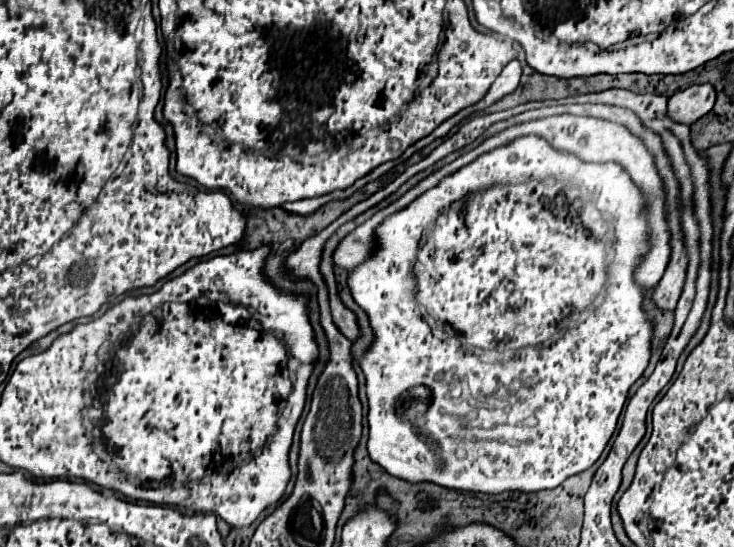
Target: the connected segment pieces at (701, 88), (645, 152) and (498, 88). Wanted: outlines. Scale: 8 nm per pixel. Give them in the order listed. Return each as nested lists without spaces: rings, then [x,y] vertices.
[[[694,84],[668,100],[668,116],[682,124],[694,124],[714,108],[716,90],[708,84]]]
[[[560,114],[560,116],[548,116],[548,118],[540,118],[540,120],[530,120],[530,122],[524,122],[524,124],[516,124],[516,126],[510,126],[490,138],[486,138],[480,146],[472,148],[470,152],[462,154],[460,158],[456,158],[454,162],[438,168],[436,172],[432,172],[430,176],[426,176],[424,180],[420,180],[416,186],[418,190],[428,190],[432,188],[434,184],[438,184],[444,176],[448,176],[450,172],[456,172],[460,166],[466,166],[468,162],[476,160],[480,154],[484,152],[490,152],[502,144],[508,144],[512,142],[514,138],[518,136],[526,136],[526,134],[536,134],[536,136],[542,136],[546,138],[554,148],[558,150],[568,150],[568,152],[574,152],[578,154],[582,160],[586,162],[618,162],[626,168],[626,172],[632,176],[632,180],[640,186],[640,190],[644,192],[644,198],[646,198],[646,208],[648,208],[648,224],[650,224],[650,244],[652,244],[652,250],[644,256],[644,262],[636,268],[636,280],[640,284],[644,284],[646,288],[654,288],[654,284],[660,282],[666,266],[668,266],[668,260],[670,260],[670,228],[668,228],[668,222],[666,222],[666,190],[664,190],[664,180],[662,176],[658,174],[658,168],[656,168],[656,162],[654,162],[654,156],[652,152],[646,148],[646,144],[634,136],[626,126],[622,124],[616,124],[616,122],[608,122],[608,120],[600,120],[600,118],[590,118],[590,116],[574,116],[574,114]]]
[[[510,60],[510,62],[504,66],[504,70],[500,72],[500,76],[492,82],[492,86],[490,86],[490,90],[486,92],[486,96],[484,96],[480,102],[476,102],[474,106],[462,110],[462,114],[472,114],[472,112],[478,112],[478,110],[484,110],[484,108],[488,108],[494,100],[498,100],[498,98],[514,92],[514,90],[518,88],[520,74],[522,74],[522,68],[520,68],[518,60]]]

